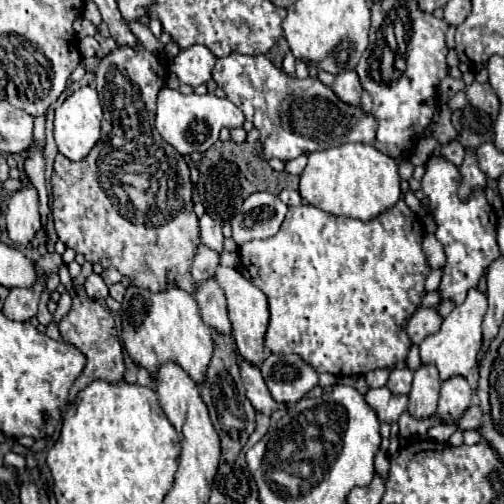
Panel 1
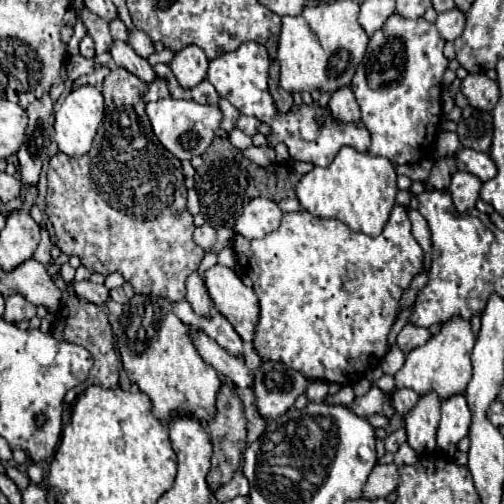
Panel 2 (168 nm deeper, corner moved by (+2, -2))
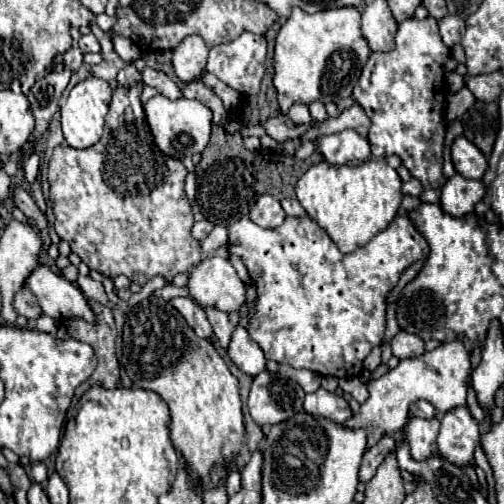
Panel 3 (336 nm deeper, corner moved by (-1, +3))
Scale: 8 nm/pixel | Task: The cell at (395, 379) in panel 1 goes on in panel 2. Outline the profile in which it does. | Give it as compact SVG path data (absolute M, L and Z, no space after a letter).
M394 390L392 392L392 404L394 404L394 408L396 408L396 412L400 414L400 416L406 416L414 406L416 406L416 402L418 402L418 394L414 392L414 390Z

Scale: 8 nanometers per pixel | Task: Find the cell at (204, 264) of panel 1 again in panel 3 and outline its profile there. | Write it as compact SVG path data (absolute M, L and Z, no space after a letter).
M205 309L205 313L207 313L209 323L213 325L213 333L219 339L219 345L223 349L227 349L229 339L231 339L231 331L235 329L235 325L239 323L241 317L229 317L227 313L223 313L219 309Z

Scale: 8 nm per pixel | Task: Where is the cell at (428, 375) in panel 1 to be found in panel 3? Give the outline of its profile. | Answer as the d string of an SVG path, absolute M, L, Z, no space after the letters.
M411 417L407 427L405 427L405 435L407 441L411 445L411 455L413 459L421 461L433 455L433 451L437 449L435 441L437 441L437 433L439 433L439 419L421 419L421 417Z

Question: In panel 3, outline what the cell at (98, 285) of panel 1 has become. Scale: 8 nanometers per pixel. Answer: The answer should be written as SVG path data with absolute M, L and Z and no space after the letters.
M79 275L77 285L79 285L79 289L81 289L87 297L91 297L91 299L99 301L101 305L107 305L107 303L109 303L107 293L105 293L105 289L103 289L103 283L99 283L99 281L91 279L89 275Z

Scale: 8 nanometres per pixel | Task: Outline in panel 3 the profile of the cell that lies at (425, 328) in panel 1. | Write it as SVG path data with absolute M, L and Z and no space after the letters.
M399 331L393 341L391 341L391 349L393 349L393 355L399 357L399 359L407 359L407 357L415 357L419 353L425 351L425 341L413 333L407 333L407 331Z

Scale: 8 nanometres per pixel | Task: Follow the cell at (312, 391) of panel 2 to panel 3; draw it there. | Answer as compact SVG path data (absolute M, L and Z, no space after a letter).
M317 389L315 393L305 395L303 407L307 413L331 417L331 421L339 421L339 423L349 421L349 417L353 415L349 409L349 403L342 396L337 396L331 391L325 391L325 389Z

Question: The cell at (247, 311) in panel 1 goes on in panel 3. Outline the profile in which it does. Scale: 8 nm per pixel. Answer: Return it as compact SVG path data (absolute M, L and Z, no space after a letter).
M223 255L203 259L189 273L187 287L201 307L215 307L225 313L237 313L247 301L245 283Z

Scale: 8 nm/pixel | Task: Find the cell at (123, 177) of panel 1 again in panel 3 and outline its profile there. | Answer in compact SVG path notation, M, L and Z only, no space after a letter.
M133 83L129 87L117 85L113 89L111 109L105 119L103 137L89 149L71 149L69 145L55 147L49 159L49 185L51 185L51 207L55 213L55 231L61 239L71 245L71 251L81 257L91 269L117 277L125 275L131 281L143 285L153 277L163 277L167 283L173 281L177 273L191 271L201 259L201 243L193 239L193 211L183 191L183 181L187 175L185 165L165 155L153 141L143 103L139 99L143 83Z

